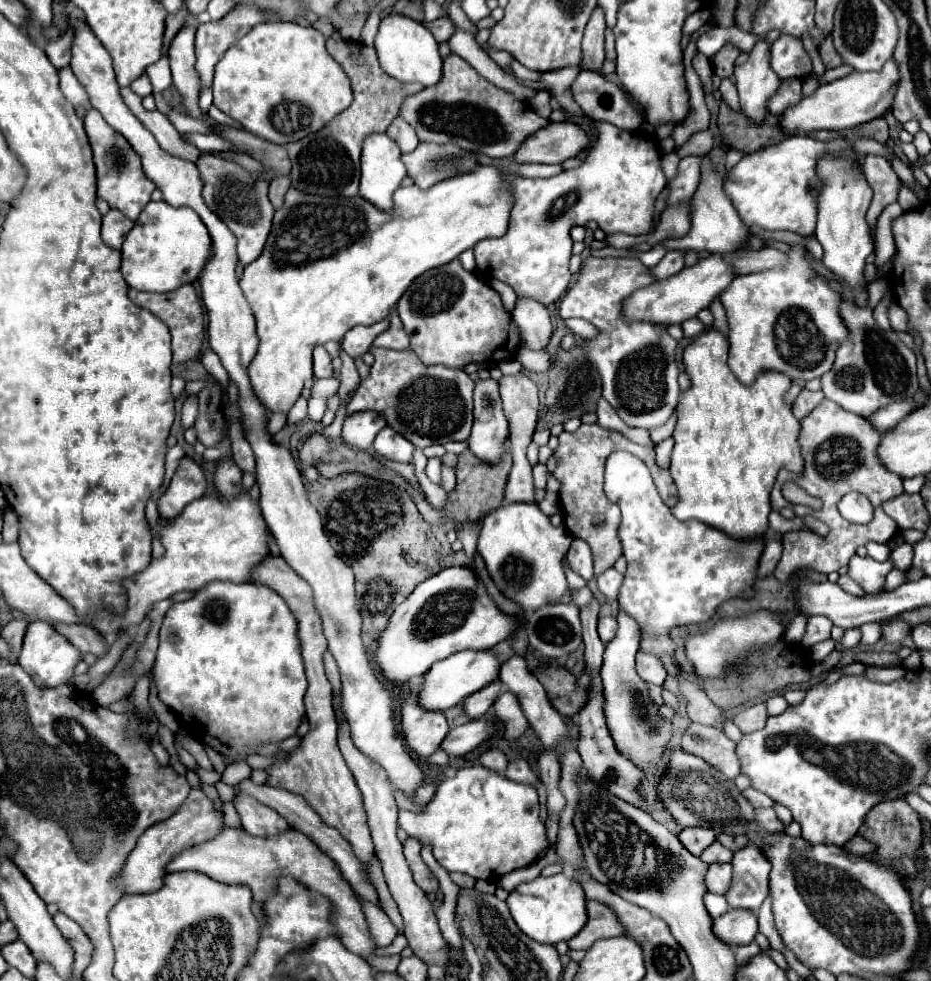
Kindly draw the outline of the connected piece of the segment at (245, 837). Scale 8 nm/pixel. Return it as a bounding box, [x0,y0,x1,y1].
[165,829,375,959]

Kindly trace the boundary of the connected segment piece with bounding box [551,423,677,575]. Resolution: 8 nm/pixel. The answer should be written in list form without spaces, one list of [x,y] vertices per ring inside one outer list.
[[[597,423],[595,425],[581,425],[575,433],[563,431],[559,435],[559,447],[553,451],[553,457],[557,461],[553,469],[553,477],[561,481],[561,505],[563,505],[563,515],[565,515],[565,527],[573,537],[583,539],[589,543],[593,551],[593,563],[595,563],[595,575],[603,573],[605,569],[613,567],[613,563],[621,557],[621,545],[617,539],[617,527],[621,523],[621,511],[615,503],[607,499],[603,493],[603,471],[605,471],[605,461],[613,451],[629,451],[633,455],[639,455],[639,459],[645,461],[649,467],[655,485],[661,493],[661,499],[667,507],[673,507],[677,501],[677,487],[671,479],[669,469],[661,469],[655,463],[655,445],[639,445],[629,441],[623,433],[603,429]]]

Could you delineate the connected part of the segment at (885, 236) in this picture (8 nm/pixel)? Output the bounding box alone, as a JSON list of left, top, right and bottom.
[874,202,903,267]

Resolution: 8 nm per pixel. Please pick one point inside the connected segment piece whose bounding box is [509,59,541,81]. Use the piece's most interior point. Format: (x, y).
(523, 73)

